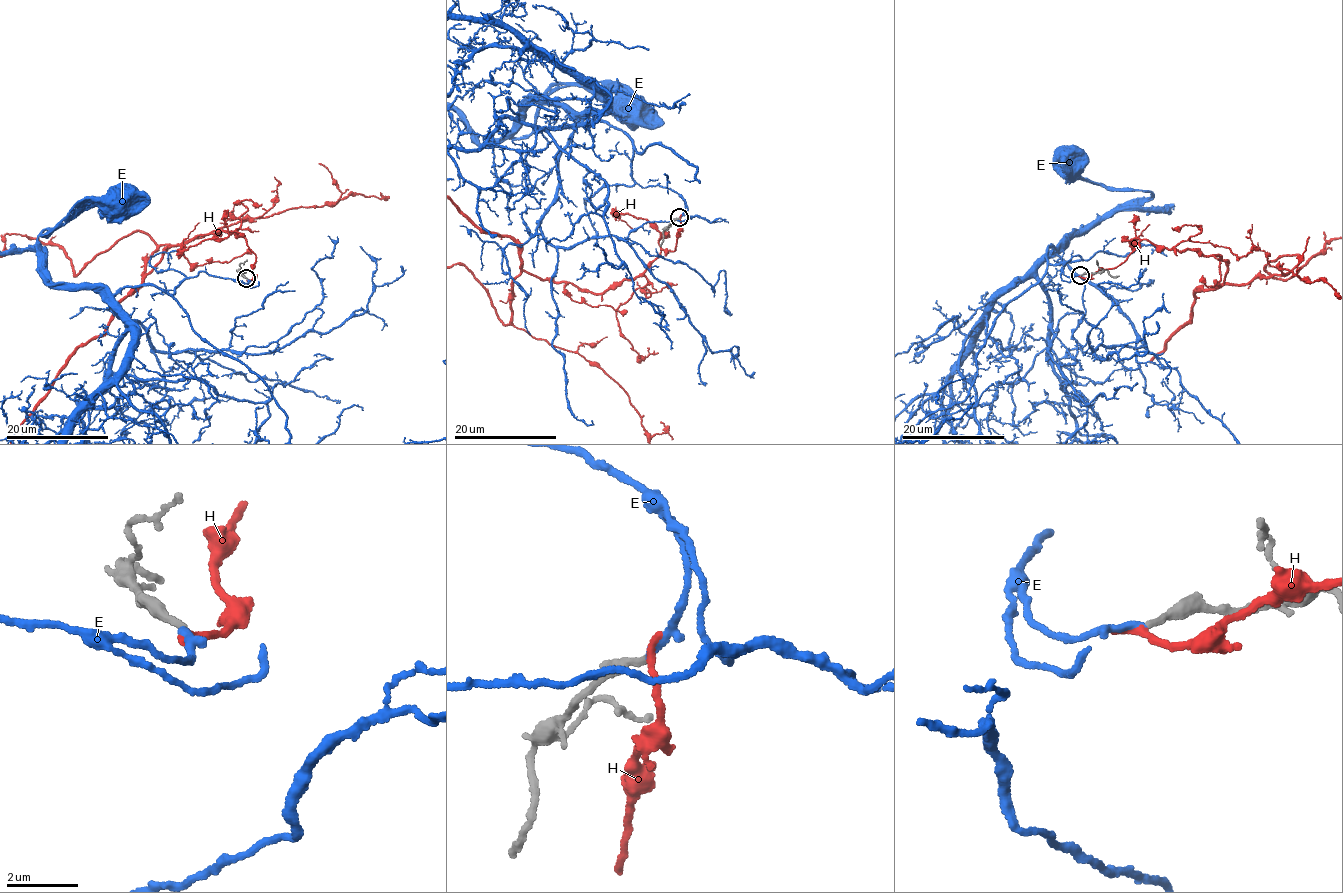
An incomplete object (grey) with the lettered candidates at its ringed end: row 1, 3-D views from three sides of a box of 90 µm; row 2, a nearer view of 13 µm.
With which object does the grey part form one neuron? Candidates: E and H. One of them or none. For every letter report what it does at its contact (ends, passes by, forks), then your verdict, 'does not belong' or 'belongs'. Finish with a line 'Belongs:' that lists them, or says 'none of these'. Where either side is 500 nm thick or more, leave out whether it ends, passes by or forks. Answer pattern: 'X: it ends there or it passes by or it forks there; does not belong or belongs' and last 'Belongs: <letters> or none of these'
E: it ends there; belongs
H: it ends there; does not belong
Belongs: E

